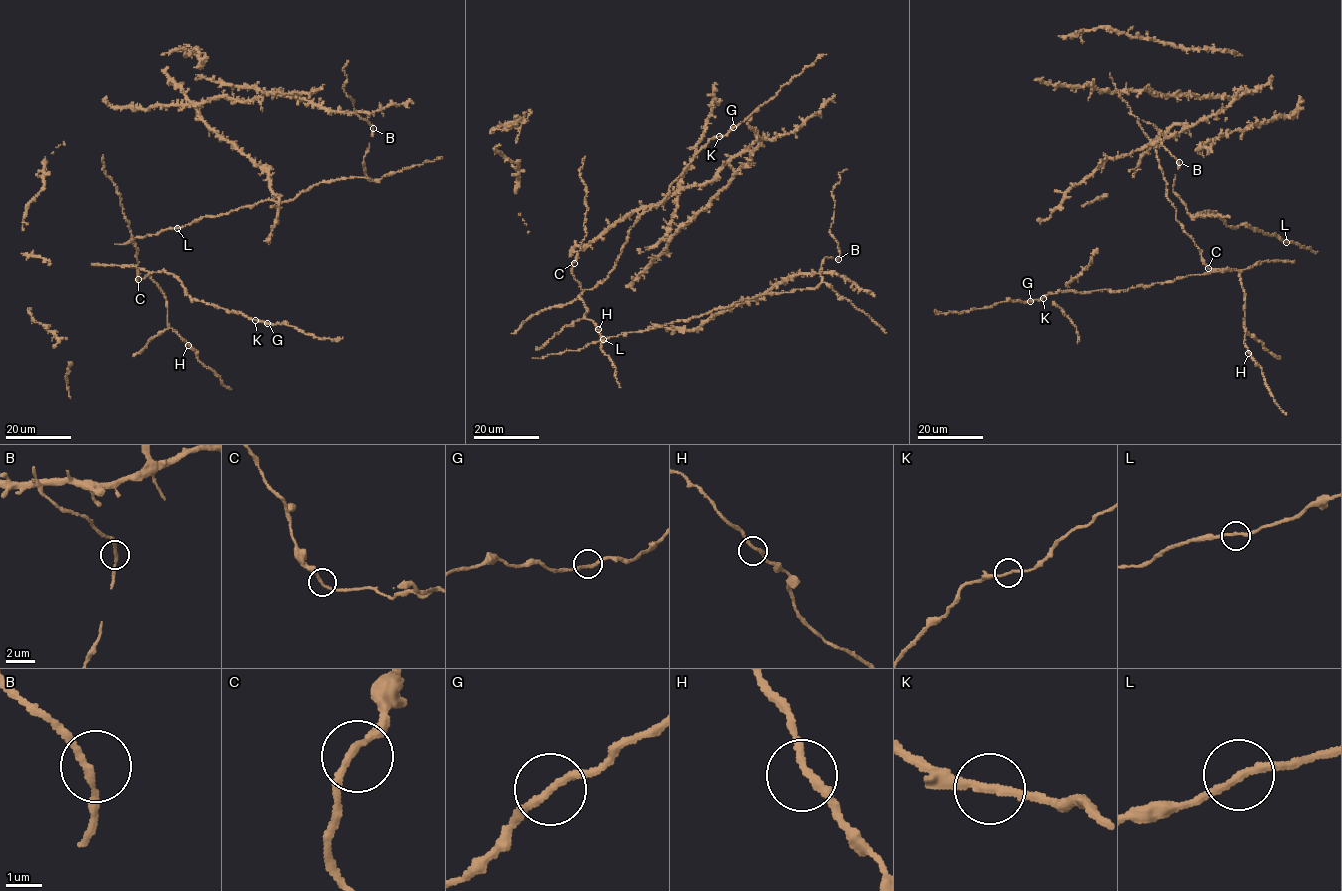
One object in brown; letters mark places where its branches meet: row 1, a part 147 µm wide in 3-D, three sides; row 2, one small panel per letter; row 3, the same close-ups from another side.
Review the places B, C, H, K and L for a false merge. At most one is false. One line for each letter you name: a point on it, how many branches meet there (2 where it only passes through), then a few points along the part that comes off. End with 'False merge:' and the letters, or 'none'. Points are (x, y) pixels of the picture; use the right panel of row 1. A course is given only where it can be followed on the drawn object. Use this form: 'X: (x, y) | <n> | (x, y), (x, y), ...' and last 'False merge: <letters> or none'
False merge: none

